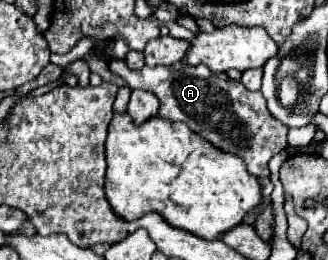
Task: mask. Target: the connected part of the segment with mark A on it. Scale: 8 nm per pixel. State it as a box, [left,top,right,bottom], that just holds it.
[109,58,287,178]

